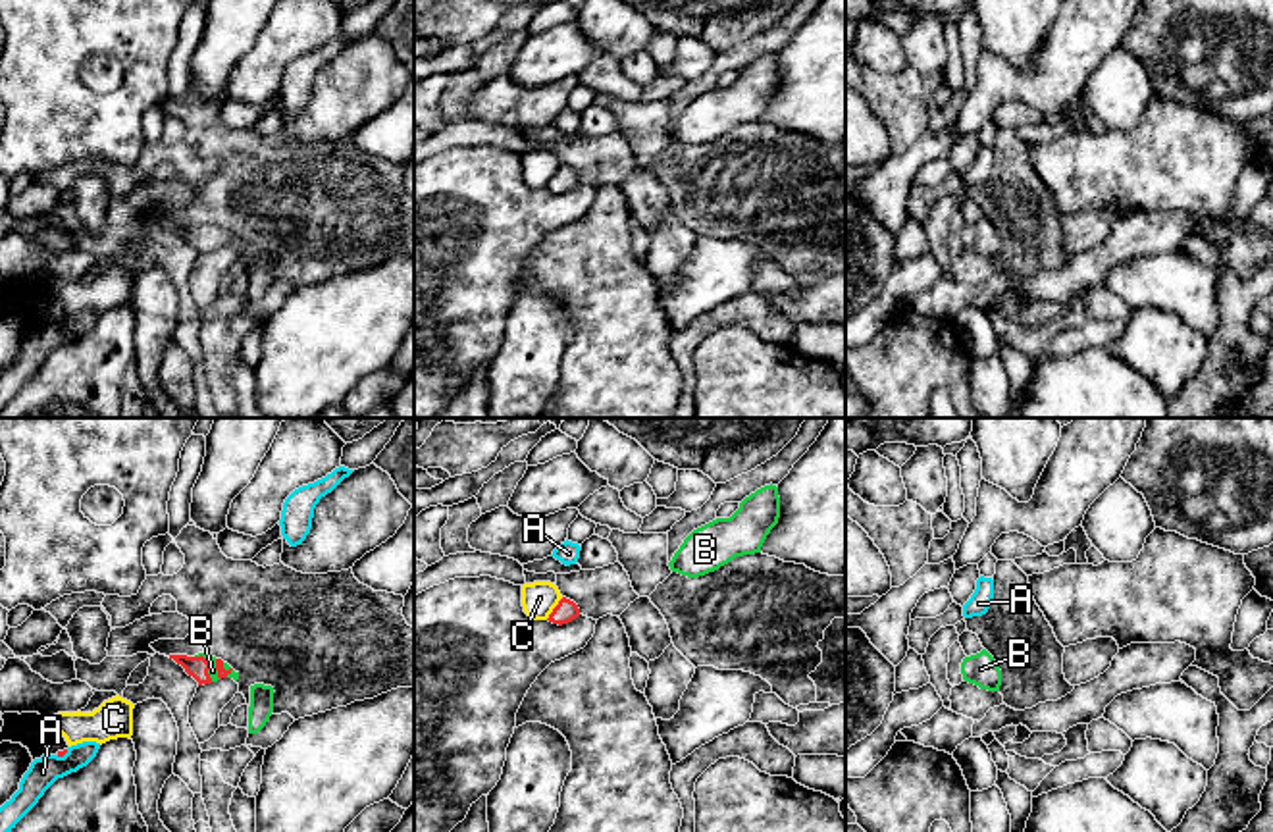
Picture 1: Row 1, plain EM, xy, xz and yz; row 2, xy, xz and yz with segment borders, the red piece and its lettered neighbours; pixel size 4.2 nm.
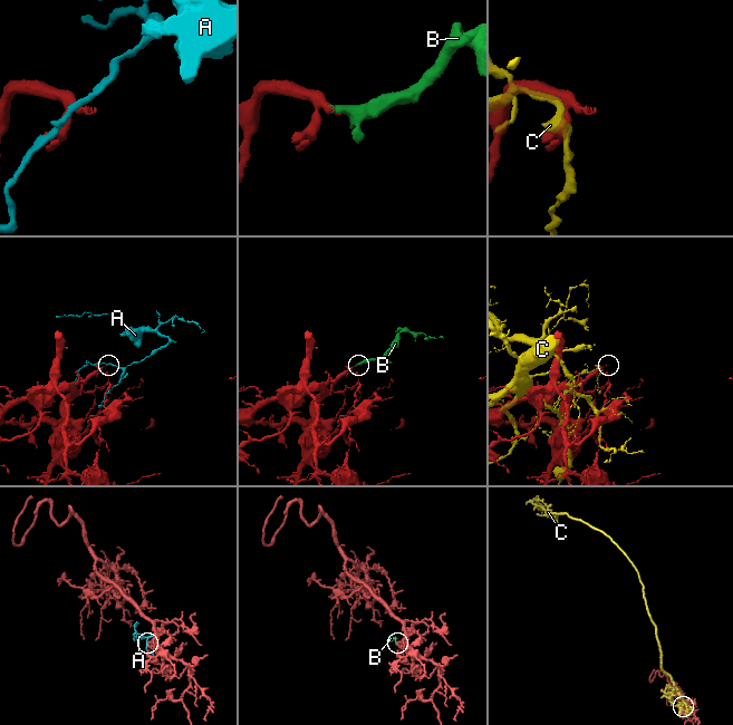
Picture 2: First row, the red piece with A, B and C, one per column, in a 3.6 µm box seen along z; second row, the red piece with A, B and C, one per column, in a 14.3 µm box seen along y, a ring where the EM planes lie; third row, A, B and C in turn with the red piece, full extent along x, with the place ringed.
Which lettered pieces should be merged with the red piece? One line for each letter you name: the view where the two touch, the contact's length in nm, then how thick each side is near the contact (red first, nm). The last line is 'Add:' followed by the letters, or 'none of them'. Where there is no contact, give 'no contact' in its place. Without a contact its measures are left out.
B: xy | 130 nm | 90/40 nm
Add: B

